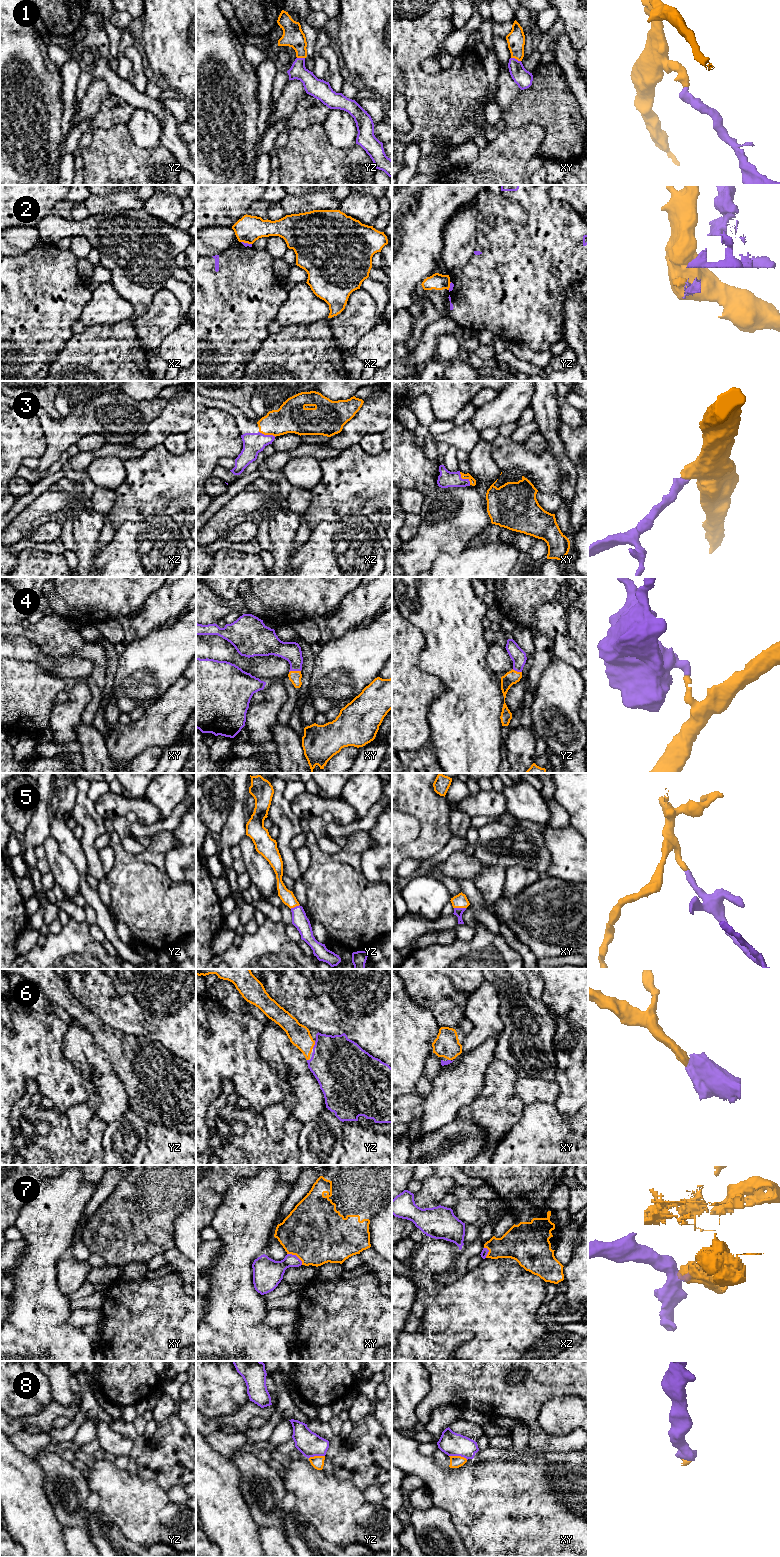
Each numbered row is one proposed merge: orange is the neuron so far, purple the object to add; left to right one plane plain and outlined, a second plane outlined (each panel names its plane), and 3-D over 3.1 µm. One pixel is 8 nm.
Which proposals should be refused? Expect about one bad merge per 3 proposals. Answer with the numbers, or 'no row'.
2, 7, 8

